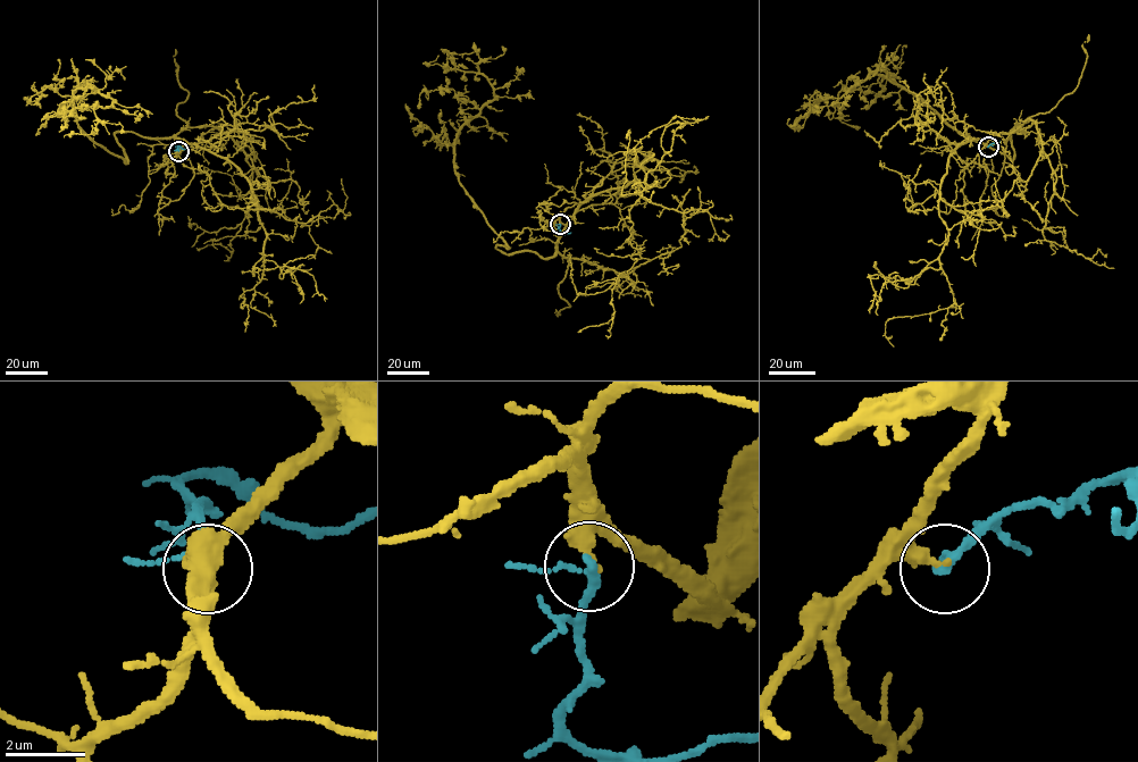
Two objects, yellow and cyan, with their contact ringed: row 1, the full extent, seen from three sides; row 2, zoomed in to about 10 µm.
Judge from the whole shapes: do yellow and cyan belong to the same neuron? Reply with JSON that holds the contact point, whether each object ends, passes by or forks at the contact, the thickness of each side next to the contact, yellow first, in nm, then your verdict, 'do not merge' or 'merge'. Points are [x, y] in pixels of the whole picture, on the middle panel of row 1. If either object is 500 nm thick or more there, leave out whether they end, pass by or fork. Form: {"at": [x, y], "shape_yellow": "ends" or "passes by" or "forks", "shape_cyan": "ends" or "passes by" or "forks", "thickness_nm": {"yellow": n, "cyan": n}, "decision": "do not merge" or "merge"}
{"at": [560, 224], "shape_yellow": "ends", "shape_cyan": "passes by", "thickness_nm": {"yellow": 360, "cyan": 180}, "decision": "do not merge"}

